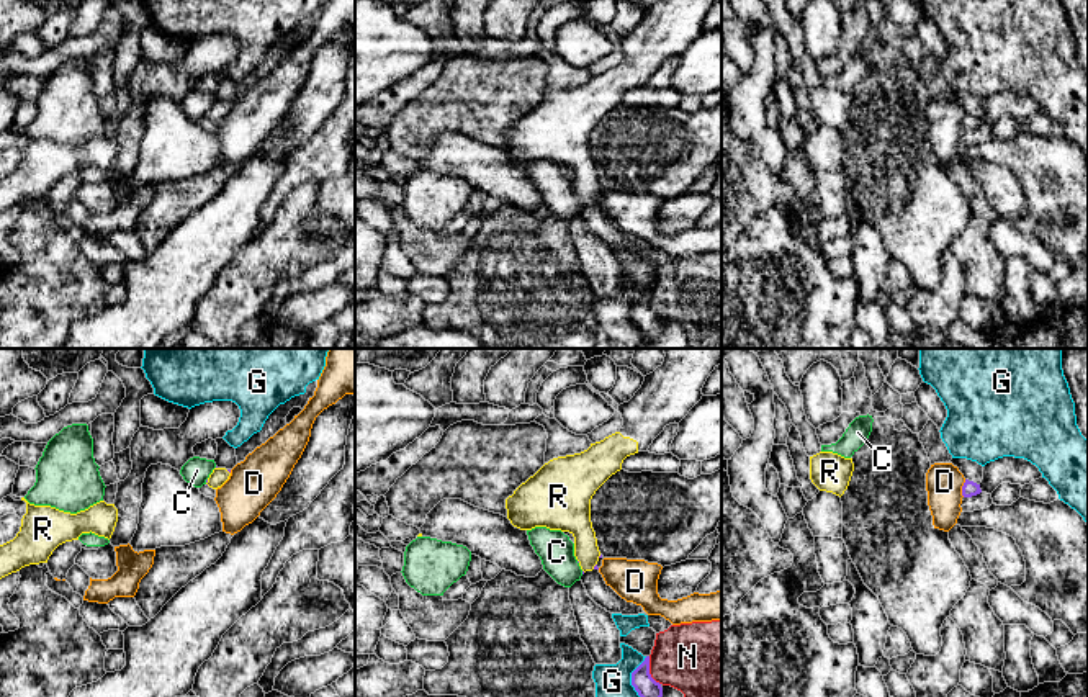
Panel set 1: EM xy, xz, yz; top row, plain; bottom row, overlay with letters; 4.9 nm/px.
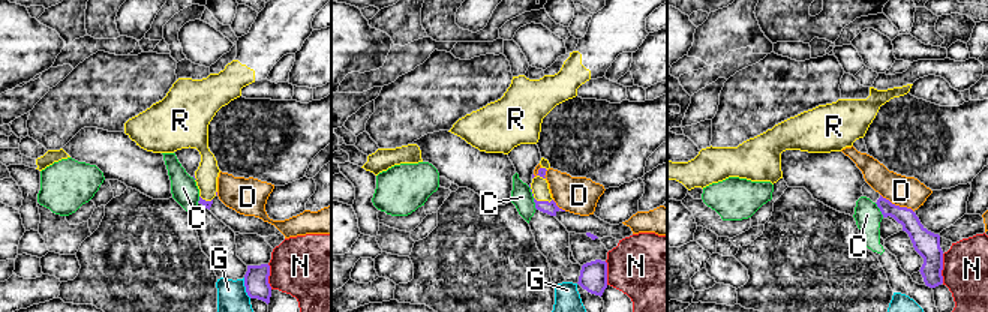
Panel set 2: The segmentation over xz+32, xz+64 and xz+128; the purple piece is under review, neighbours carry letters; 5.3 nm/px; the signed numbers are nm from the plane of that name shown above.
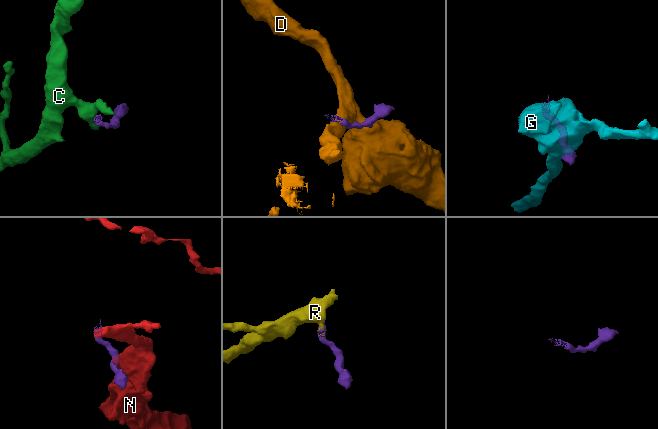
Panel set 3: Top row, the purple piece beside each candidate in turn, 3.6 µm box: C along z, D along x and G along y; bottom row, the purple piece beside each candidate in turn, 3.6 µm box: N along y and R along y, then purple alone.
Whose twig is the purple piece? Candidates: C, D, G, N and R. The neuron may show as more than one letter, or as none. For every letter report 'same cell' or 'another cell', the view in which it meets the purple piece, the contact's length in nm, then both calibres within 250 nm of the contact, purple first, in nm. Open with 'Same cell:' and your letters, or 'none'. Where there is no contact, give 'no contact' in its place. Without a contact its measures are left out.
Same cell: R
C: another cell; no contact
D: another cell; meets purple in yz; contact 90 nm long; 70 nm thick on the purple side, 180 nm on the other
G: another cell; meets purple in xz; contact 220 nm long; 110 nm thick on the purple side, 220 nm on the other
N: another cell; meets purple in xz; contact 160 nm long; 110 nm thick on the purple side, 360 nm on the other
R: same cell; meets purple in xy; contact 30 nm long; 20 nm thick on the purple side, 80 nm on the other

